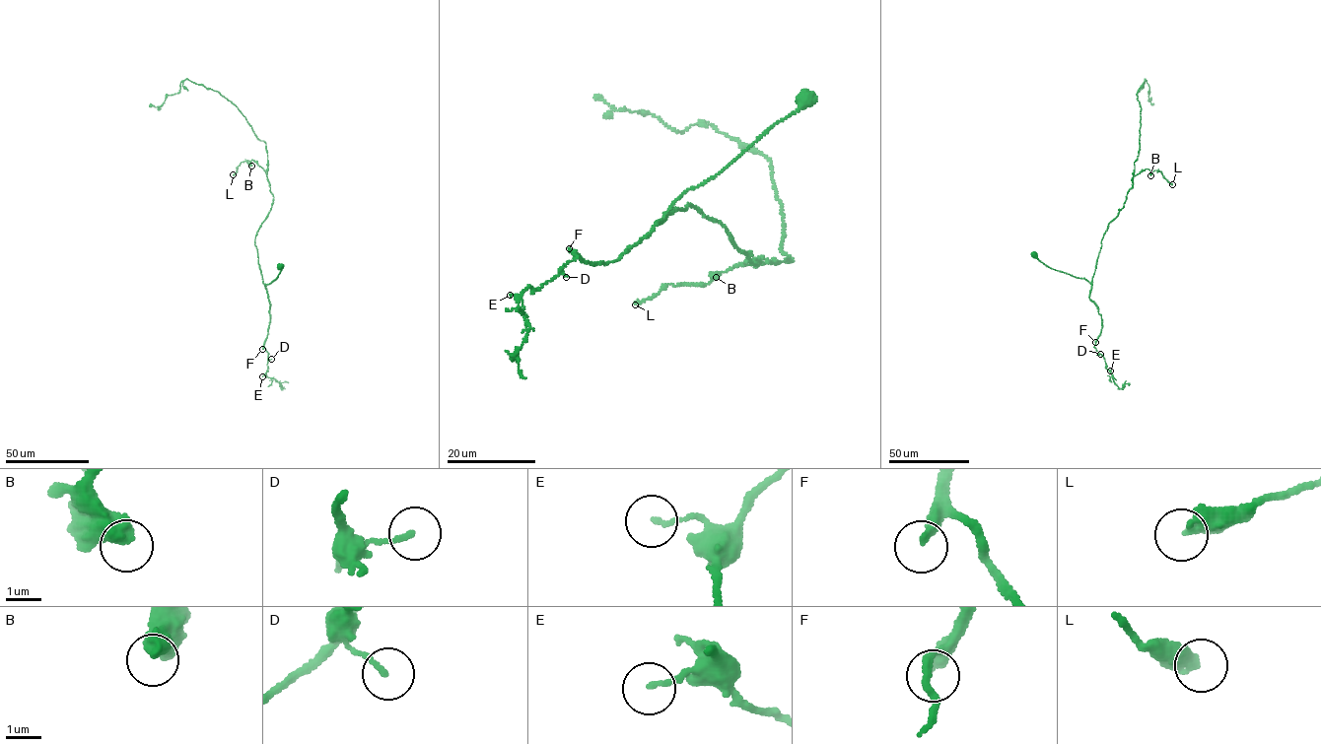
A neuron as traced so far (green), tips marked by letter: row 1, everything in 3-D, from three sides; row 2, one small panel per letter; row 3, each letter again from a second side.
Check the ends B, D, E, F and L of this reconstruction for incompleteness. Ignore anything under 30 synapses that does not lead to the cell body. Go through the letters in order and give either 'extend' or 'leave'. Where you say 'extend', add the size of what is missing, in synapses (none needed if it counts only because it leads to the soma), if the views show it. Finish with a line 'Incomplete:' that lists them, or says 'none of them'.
B: leave
D: leave
E: leave
F: extend; 400 synapses
L: leave
Incomplete: F

